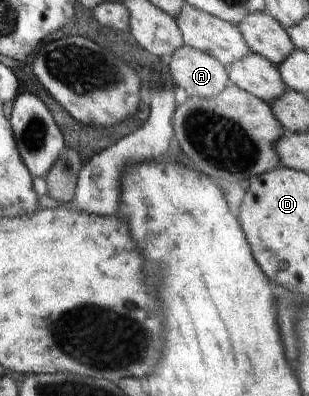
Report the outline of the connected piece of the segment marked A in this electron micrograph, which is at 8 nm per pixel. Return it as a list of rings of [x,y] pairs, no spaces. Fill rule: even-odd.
[[[187,44],[172,54],[168,67],[174,85],[191,97],[217,97],[229,84],[229,71],[218,59]]]

